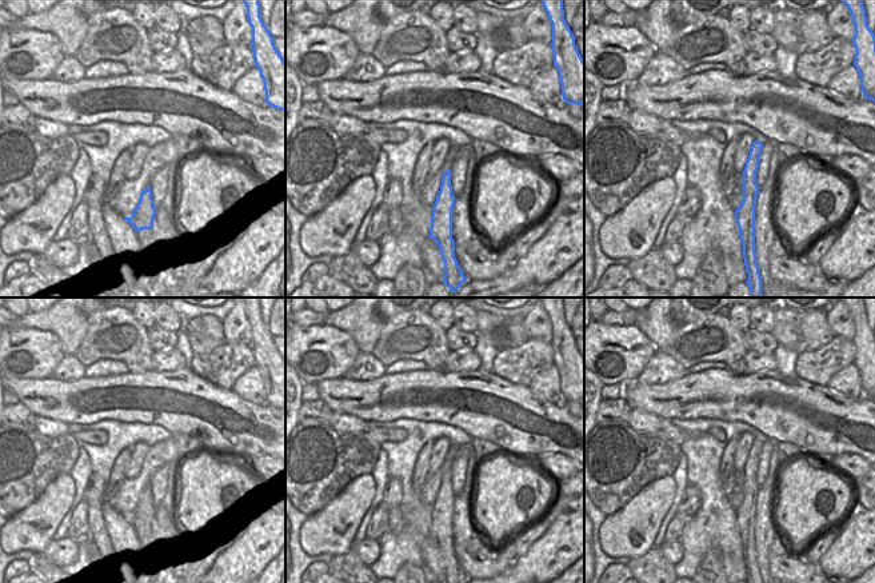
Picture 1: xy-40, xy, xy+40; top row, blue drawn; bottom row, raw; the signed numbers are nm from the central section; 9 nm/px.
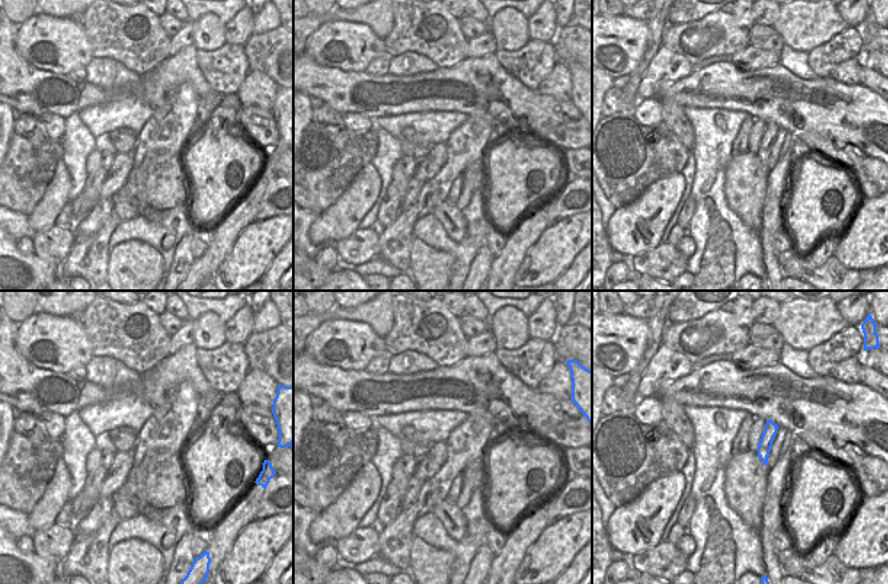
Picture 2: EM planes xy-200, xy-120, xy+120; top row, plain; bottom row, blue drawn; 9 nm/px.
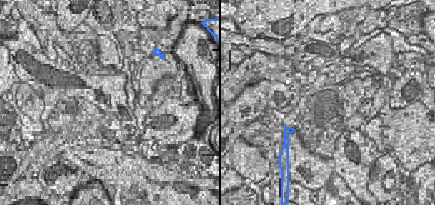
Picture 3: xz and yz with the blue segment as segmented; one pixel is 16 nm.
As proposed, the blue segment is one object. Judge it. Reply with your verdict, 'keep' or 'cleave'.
cleave

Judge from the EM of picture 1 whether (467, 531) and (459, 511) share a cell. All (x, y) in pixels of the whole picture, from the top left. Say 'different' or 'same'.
same

